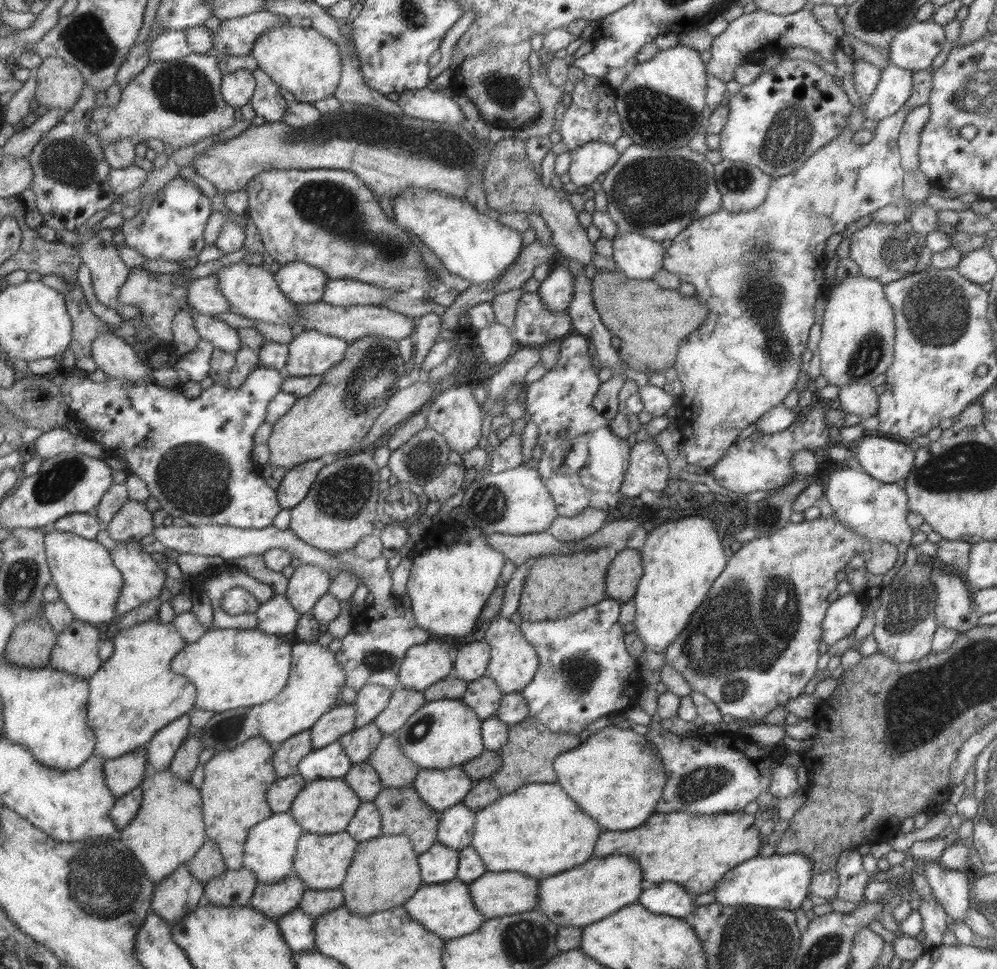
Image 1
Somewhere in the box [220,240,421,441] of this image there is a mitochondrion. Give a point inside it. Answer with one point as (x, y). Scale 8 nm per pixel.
(366, 383)

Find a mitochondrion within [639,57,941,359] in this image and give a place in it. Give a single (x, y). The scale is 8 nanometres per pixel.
(786, 140)

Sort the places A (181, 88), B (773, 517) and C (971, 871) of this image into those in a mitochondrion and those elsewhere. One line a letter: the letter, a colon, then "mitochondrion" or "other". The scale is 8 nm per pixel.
A: mitochondrion
B: mitochondrion
C: other

